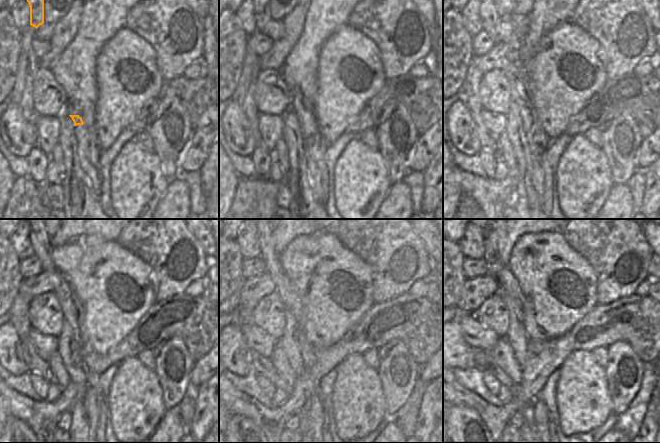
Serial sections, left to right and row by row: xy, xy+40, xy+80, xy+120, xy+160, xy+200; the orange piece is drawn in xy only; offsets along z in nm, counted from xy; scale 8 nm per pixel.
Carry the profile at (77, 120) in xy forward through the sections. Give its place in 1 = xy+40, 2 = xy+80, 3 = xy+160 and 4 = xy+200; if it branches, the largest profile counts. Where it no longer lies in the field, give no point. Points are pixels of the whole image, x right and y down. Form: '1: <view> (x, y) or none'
1: xy+40 (304, 108)
2: xy+80 (516, 73)
3: xy+160 (285, 289)
4: xy+200 (507, 282)

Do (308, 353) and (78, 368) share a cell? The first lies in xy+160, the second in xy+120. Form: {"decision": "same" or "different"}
{"decision": "different"}

